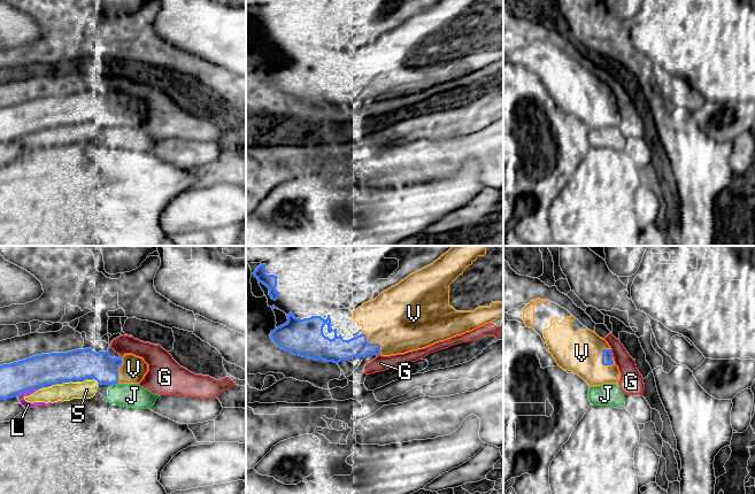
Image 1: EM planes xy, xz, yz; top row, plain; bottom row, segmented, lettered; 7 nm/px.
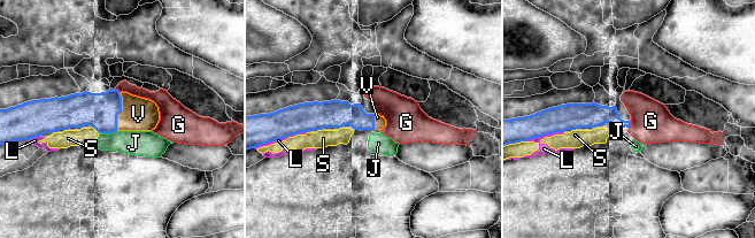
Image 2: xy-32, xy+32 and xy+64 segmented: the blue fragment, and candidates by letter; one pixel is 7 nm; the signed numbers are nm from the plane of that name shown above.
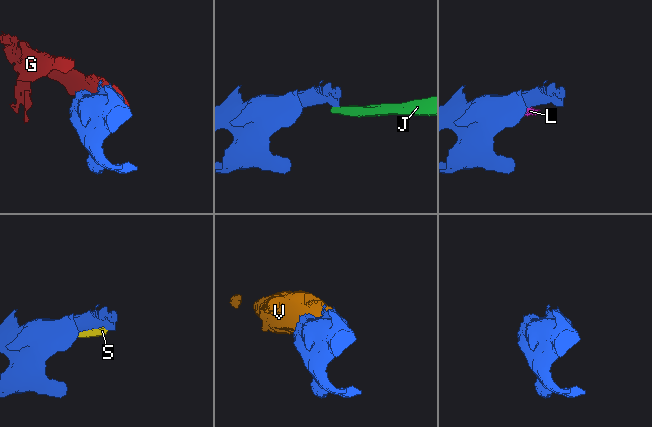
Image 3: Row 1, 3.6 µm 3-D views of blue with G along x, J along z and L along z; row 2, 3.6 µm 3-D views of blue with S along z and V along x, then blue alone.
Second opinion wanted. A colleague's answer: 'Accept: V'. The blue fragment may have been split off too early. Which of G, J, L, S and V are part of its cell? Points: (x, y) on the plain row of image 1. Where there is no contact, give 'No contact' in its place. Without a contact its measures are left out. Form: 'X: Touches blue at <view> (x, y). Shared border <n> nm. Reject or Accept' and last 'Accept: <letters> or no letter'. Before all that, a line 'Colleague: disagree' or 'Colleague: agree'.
Colleague: agree
G: Touches blue at yz (611, 95). Shared border 60 nm. Reject
J: Touches blue at xy (115, 125). Shared border 40 nm. Reject
L: Touches blue at xy (27, 133). Shared border 160 nm. Reject
S: Touches blue at xy (67, 124). Shared border 60 nm. Reject
V: Touches blue at yz (602, 97). Shared border 140 nm. Accept
Accept: V

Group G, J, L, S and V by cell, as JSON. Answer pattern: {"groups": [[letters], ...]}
{"groups": [["G"], ["J", "L", "S"], ["V"]]}

